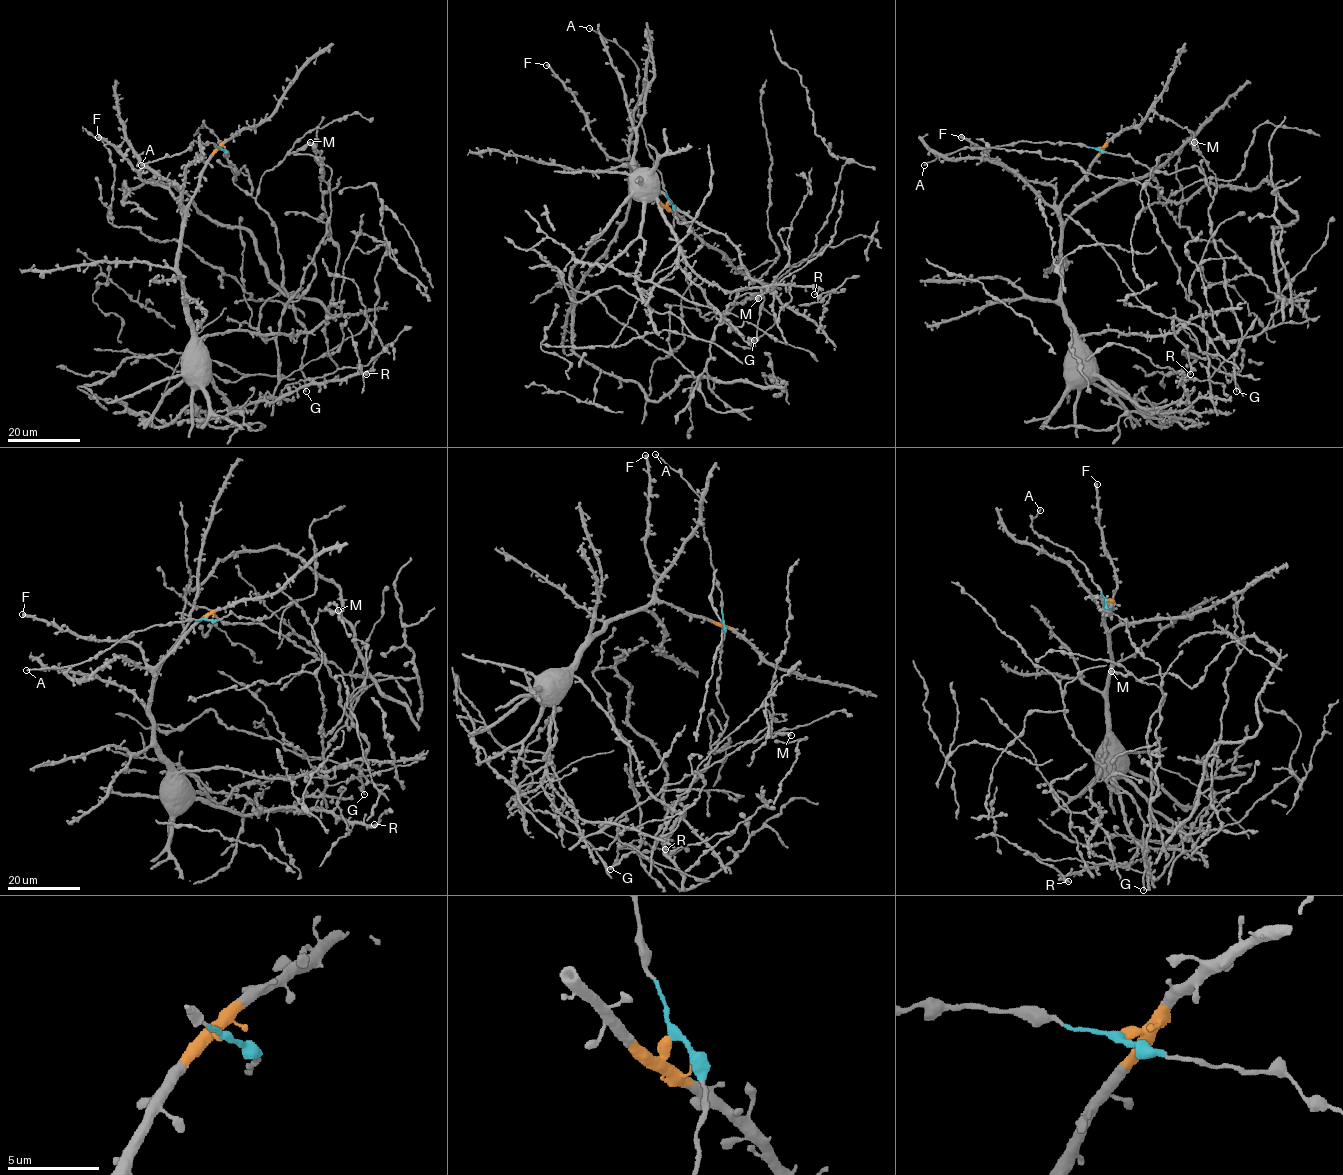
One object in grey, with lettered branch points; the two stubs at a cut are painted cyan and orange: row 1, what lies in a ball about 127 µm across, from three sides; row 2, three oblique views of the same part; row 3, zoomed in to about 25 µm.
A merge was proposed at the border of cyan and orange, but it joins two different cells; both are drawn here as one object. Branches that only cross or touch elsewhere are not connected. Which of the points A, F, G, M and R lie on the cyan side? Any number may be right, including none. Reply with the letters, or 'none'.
A, G, M

